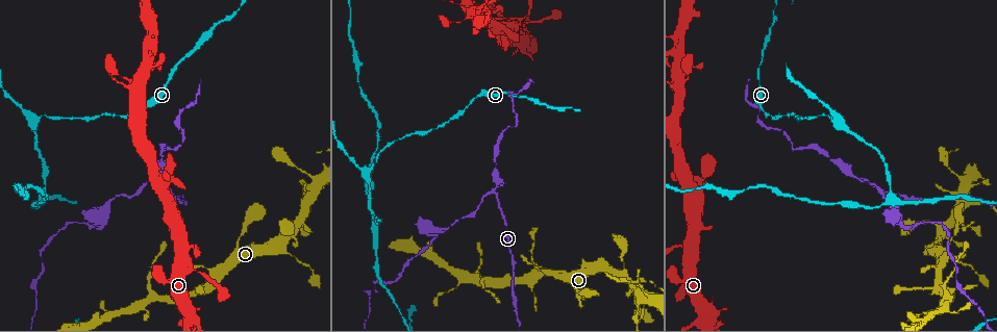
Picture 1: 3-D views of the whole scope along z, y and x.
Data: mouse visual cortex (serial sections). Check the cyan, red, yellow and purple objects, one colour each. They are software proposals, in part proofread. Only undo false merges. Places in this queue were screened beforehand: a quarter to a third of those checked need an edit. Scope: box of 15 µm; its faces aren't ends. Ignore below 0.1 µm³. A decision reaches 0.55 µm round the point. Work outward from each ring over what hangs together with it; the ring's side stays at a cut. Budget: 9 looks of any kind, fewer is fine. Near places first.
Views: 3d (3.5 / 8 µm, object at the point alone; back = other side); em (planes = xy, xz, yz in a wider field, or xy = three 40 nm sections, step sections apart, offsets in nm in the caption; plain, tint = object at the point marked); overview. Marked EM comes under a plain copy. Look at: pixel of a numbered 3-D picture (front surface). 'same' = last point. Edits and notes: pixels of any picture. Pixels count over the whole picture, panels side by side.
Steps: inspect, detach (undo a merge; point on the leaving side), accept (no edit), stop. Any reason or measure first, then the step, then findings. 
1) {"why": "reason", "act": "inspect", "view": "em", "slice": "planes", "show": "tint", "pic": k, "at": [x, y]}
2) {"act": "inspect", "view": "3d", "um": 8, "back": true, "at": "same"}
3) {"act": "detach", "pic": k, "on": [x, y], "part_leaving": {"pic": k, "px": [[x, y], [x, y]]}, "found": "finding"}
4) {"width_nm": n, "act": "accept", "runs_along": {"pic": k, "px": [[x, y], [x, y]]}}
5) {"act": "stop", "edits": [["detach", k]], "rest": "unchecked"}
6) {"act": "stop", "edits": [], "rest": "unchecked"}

{"why": "branch point", "act": "inspect", "view": "3d", "um": 3.5, "pic": 1, "at": [859, 177]}

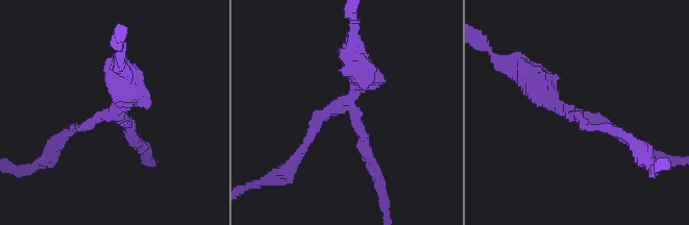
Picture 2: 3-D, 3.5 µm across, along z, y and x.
{"arms": 3, "arm_widths_nm": [200, 200, 400], "why": "shape alone is not enough", "act": "inspect", "view": "em", "slice": "xy", "step": 1, "show": "tint", "pic": 2, "at": [574, 116]}

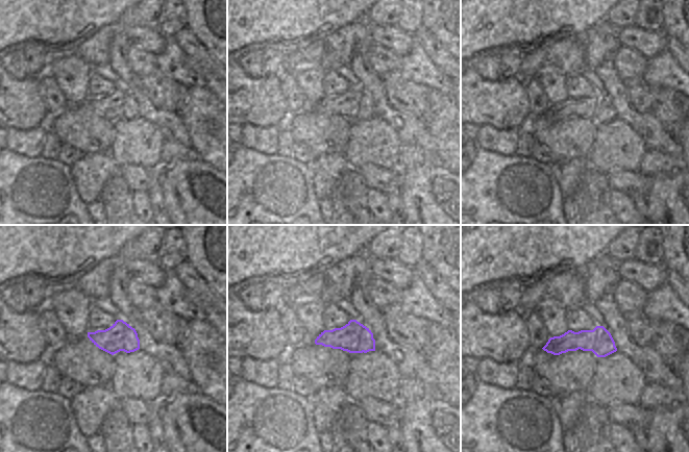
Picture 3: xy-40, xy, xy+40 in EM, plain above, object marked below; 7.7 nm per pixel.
{"act": "detach", "pic": 2, "on": [317, 128], "part_leaving": {"pic": 2, "px": [[353, 110], [315, 121], [290, 167]]}, "found": "two cells meet here"}

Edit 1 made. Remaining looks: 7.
{"act": "inspect", "view": "overview"}

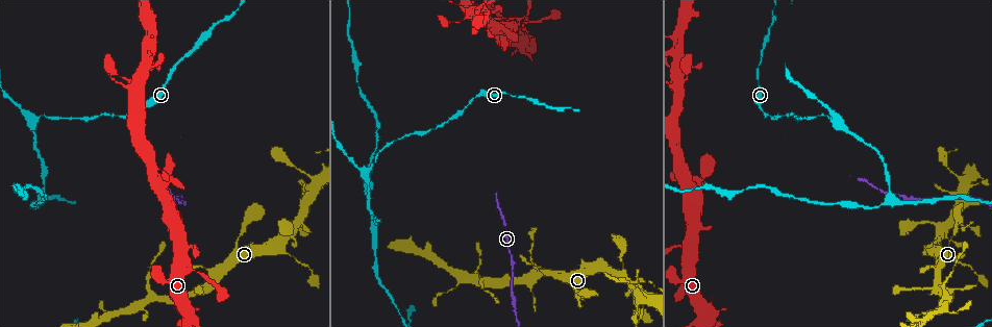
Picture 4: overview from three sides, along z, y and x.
{"why": "calibre changes", "act": "inspect", "view": "3d", "um": 8, "pic": 4, "at": [957, 225]}

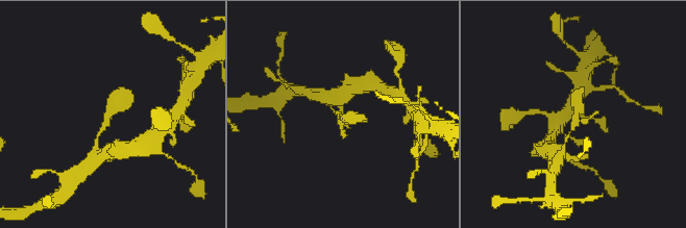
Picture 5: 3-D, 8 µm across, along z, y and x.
{"act": "inspect", "view": "em", "slice": "xy", "step": 5, "show": "tint", "pic": 5, "at": [573, 114]}

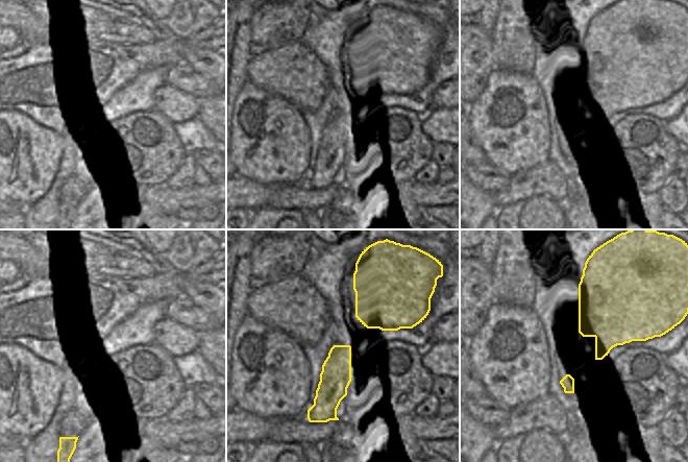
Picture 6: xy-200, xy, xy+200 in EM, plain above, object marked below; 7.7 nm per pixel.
{"act": "accept", "runs_along": {"pic": 5, "px": [[96, 140], [117, 95], [124, 90]]}, "found": "continuous, no second cell"}

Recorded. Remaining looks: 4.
{"why": "calibre changes", "act": "inspect", "view": "em", "slice": "xy", "step": 3, "show": "tint", "pic": 4, "at": [36, 122]}

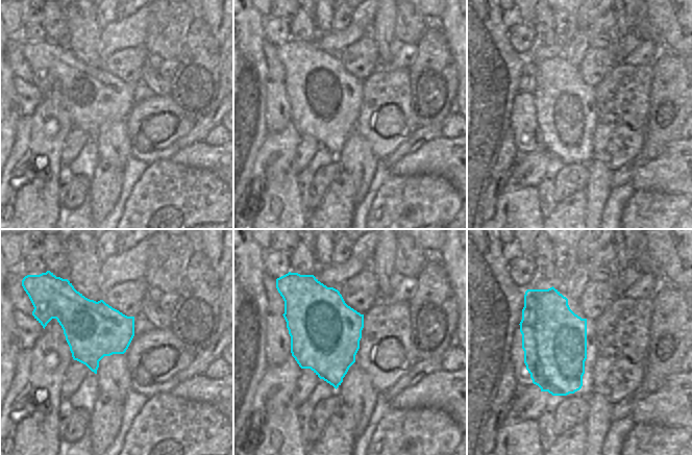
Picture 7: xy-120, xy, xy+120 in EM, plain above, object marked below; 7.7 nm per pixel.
{"why": "see where the arms go", "act": "inspect", "view": "3d", "um": 3.5, "at": "same"}

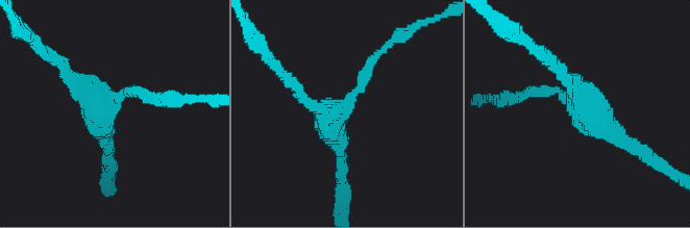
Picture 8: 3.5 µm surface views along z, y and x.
{"width_nm": 550, "act": "accept", "runs_along": {"pic": 8, "px": [[526, 94], [559, 91], [631, 146]]}, "found": "all the same cell"}

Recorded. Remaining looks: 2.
{"why": "three-way junction", "act": "inspect", "view": "3d", "um": 3.5, "pic": 4, "at": [892, 197]}

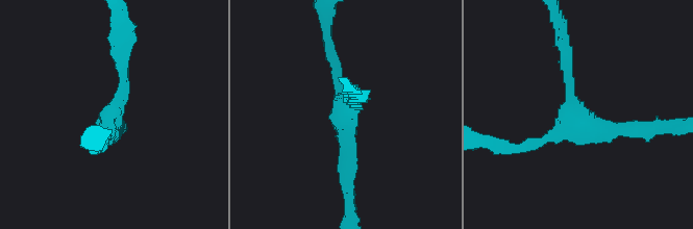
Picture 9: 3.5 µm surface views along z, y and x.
{"act": "inspect", "view": "em", "slice": "planes", "show": "tint", "pic": 9, "at": [345, 111]}

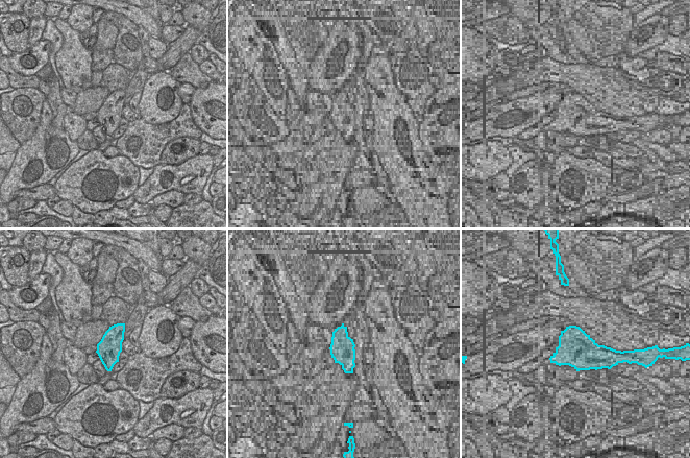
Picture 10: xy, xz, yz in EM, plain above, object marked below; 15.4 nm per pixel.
{"arm_widths_nm": [150, 200, 200], "act": "accept", "runs_along": {"pic": 9, "px": [[564, 48], [574, 116], [521, 148]]}, "found": "all the same cell"}

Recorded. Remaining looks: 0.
{"act": "stop", "edits": [["detach", 2]], "rest": "unchecked"}

